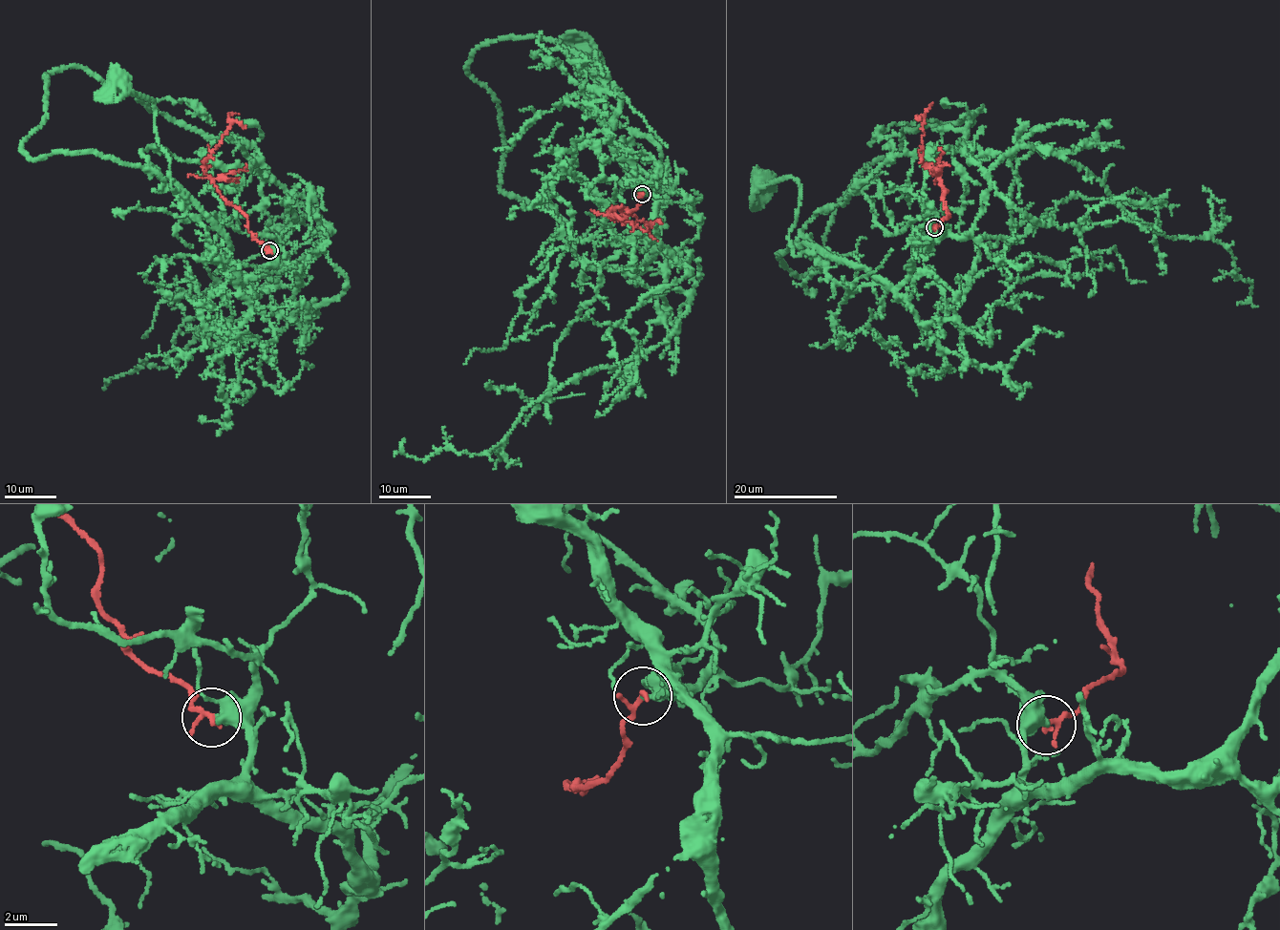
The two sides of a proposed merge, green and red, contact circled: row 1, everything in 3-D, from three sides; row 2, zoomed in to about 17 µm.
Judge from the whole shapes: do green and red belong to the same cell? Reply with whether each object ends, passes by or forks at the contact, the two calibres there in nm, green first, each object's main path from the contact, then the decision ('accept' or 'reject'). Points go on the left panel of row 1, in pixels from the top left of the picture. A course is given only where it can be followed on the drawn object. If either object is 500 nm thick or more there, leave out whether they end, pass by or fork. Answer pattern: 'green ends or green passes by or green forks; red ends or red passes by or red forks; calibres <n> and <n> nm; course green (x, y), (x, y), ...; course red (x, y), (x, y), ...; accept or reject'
green passes by; red passes by; calibres 320 and 160 nm; course green (269, 251), (277, 262), (240, 284), (224, 237), (172, 186), (153, 101), (117, 89), (111, 82), (116, 80); course red (269, 251), (247, 227), (246, 216), (221, 195), (203, 168), (206, 158), (229, 125), (228, 116), (238, 114); accept

